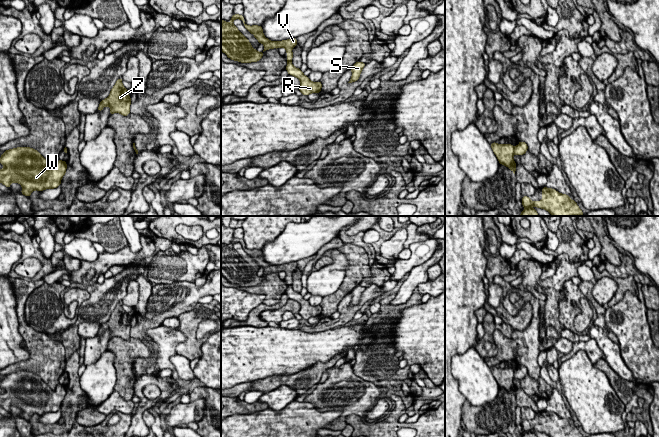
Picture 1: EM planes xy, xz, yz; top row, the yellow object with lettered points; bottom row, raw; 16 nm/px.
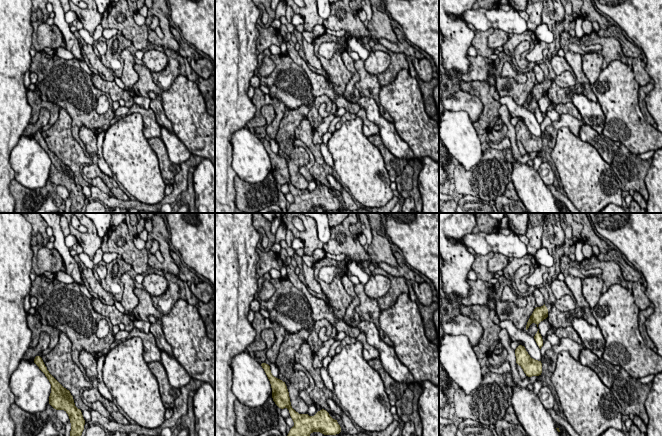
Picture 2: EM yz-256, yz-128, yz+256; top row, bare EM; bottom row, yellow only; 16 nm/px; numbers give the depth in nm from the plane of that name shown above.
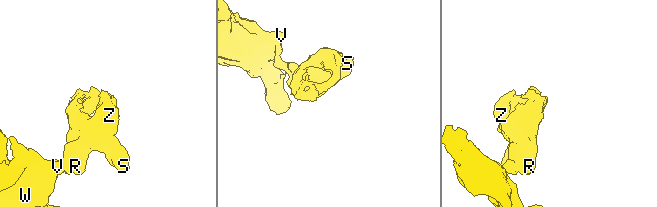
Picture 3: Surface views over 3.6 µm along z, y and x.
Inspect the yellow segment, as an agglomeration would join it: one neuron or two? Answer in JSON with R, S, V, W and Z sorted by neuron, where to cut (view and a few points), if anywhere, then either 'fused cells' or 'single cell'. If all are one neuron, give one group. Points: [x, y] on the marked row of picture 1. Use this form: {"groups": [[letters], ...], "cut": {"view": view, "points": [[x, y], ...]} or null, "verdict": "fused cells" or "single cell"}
{"groups": [["R", "S", "Z"], ["V", "W"]], "cut": {"view": "yz", "points": [[513, 147], [514, 153]]}, "verdict": "fused cells"}

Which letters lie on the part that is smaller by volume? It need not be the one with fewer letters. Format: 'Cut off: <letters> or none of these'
Cut off: R, S, Z

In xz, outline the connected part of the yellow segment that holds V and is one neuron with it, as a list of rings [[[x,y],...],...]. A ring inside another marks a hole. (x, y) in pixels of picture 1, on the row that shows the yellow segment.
[[[234,14],[229,23],[221,19],[221,51],[224,52],[228,58],[241,63],[257,62],[262,58],[264,51],[284,47],[287,52],[287,61],[292,60],[292,49],[298,44],[296,38],[270,41],[264,36],[262,26],[249,26],[244,20],[243,15],[239,14]],[[235,19],[242,20],[244,27],[254,35],[259,44],[262,43],[264,45],[262,52],[254,49],[249,40],[233,24]]]

